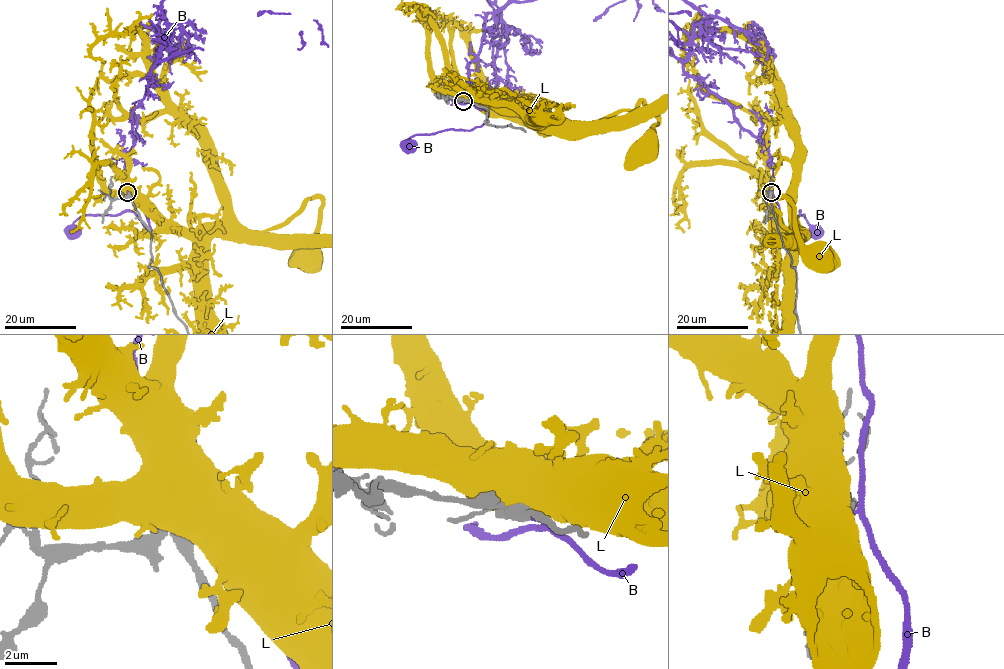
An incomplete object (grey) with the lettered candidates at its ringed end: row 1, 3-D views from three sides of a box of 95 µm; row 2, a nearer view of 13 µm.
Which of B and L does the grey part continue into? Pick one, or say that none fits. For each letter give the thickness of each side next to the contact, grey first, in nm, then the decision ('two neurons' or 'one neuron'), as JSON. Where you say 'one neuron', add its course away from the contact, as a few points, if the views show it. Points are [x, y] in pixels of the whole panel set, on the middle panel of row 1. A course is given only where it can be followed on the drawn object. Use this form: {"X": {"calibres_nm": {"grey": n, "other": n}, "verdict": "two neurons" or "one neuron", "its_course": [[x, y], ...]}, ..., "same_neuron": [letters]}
{"B": {"calibres_nm": {"grey": 400, "other": 100}, "verdict": "two neurons"}, "L": {"calibres_nm": {"grey": 480, "other": 850}, "verdict": "two neurons"}, "same_neuron": []}

